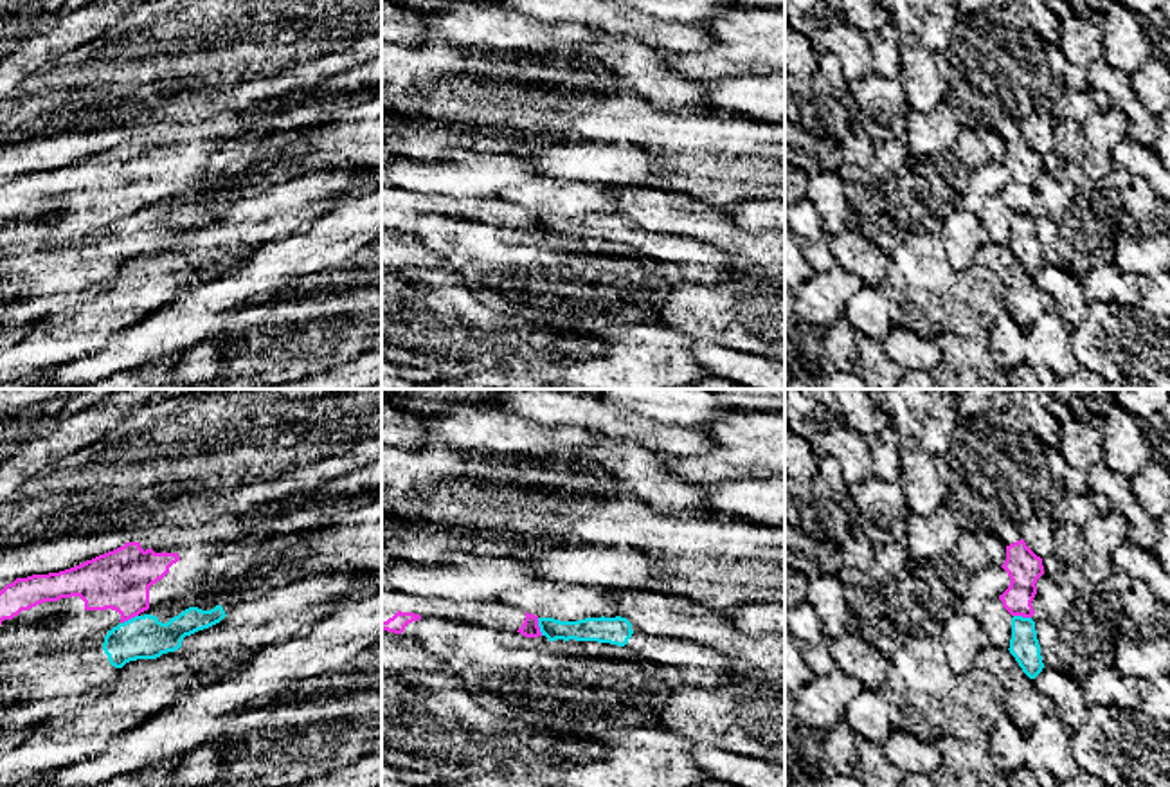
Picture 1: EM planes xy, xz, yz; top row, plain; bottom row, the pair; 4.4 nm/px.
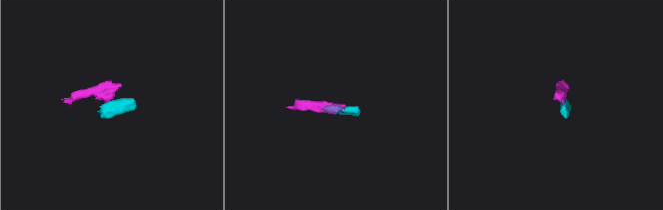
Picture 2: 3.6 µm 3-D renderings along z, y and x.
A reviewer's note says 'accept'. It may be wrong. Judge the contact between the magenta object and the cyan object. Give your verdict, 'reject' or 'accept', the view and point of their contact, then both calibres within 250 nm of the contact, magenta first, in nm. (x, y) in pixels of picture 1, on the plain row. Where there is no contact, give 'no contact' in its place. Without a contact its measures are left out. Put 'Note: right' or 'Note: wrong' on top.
Note: right
accept | xy (128, 215) | 260/190 nm

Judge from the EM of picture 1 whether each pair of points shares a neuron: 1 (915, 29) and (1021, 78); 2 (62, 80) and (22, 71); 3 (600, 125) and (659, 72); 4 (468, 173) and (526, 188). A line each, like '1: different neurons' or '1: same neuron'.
1: same neuron
2: different neurons
3: different neurons
4: different neurons

